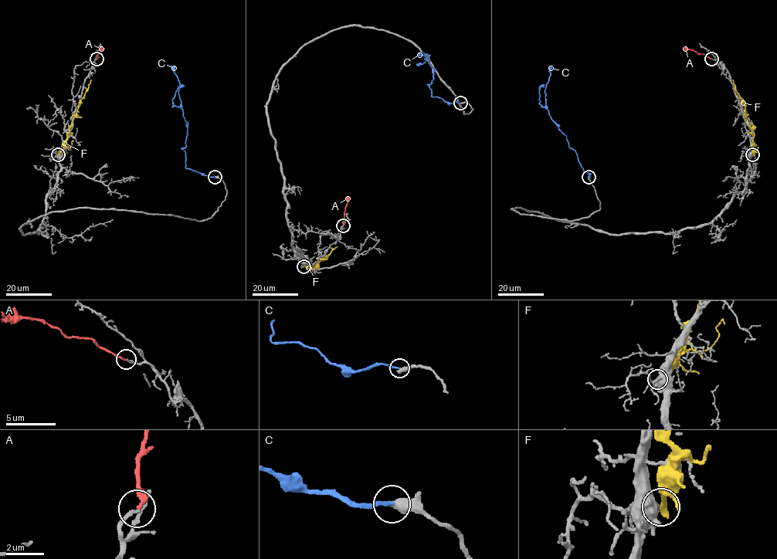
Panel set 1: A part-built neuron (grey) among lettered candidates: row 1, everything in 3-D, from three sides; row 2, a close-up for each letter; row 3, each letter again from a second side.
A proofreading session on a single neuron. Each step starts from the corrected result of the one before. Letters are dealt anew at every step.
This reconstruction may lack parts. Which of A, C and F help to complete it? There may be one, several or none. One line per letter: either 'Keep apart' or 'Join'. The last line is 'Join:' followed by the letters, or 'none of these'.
A: Keep apart
C: Join
F: Keep apart
Join: C

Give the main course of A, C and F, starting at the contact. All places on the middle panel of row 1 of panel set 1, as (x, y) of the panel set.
A: (343, 225), (347, 202), (345, 197)
C: (461, 103), (448, 103), (431, 96), (429, 85), (433, 69), (425, 59), (422, 64), (416, 64)
F: (303, 265), (313, 267), (337, 246)

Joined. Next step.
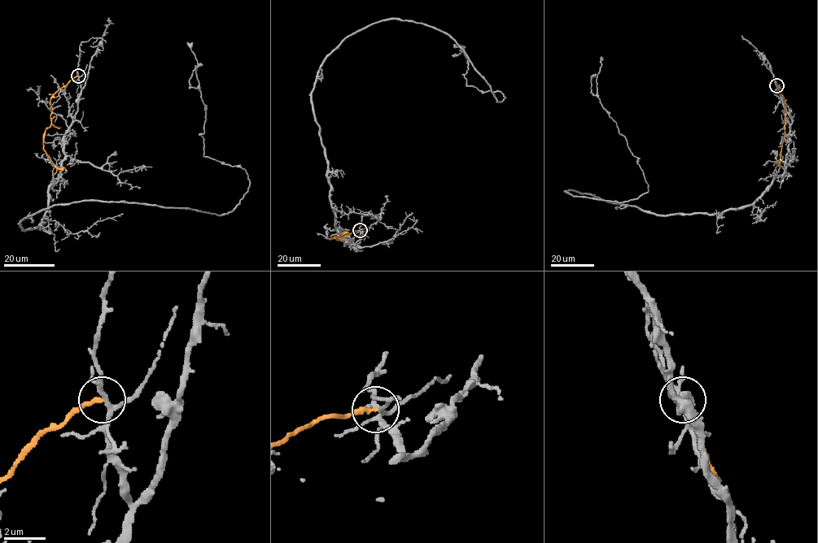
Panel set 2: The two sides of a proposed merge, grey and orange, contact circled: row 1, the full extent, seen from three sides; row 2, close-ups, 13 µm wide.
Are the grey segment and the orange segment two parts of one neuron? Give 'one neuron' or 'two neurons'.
two neurons

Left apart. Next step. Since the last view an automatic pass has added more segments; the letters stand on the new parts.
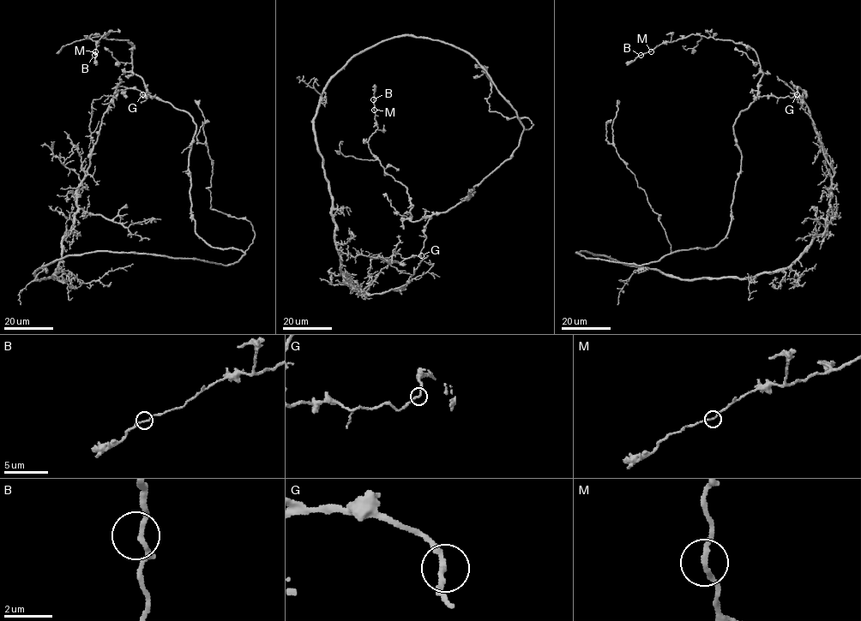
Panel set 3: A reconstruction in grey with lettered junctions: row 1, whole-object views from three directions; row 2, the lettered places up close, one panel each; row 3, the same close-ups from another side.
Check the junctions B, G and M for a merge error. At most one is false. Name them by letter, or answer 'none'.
none

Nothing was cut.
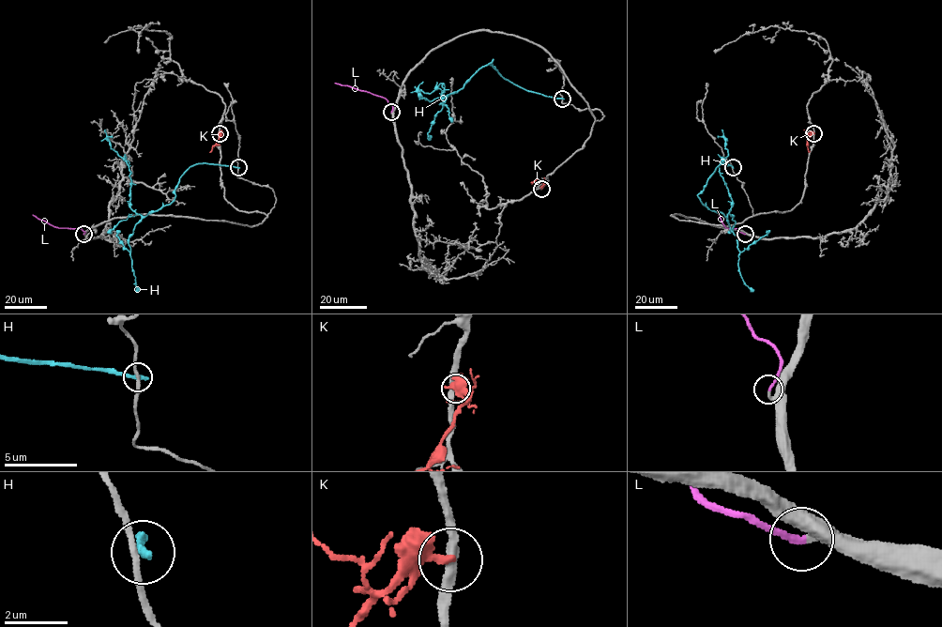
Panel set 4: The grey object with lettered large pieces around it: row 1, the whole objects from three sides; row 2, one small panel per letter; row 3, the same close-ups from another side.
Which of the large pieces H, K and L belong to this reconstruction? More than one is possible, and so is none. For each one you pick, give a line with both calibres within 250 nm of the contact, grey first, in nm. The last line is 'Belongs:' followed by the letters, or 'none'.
L: 240 nm thick on the grey side, 190 nm on the other
Belongs: L

